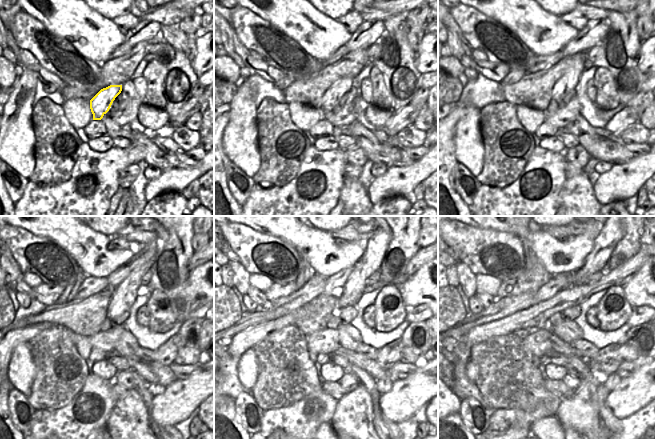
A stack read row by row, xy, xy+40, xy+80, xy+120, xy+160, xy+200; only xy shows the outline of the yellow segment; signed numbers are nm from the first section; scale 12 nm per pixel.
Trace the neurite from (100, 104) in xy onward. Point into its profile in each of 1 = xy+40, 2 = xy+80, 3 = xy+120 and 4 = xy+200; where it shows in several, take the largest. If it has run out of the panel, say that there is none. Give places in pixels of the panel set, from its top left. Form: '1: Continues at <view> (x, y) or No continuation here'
1: Continues at xy+40 (333, 94)
2: Continues at xy+80 (568, 82)
3: Continues at xy+120 (126, 292)
4: Continues at xy+200 (608, 238).

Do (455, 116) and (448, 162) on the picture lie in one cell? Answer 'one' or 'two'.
one

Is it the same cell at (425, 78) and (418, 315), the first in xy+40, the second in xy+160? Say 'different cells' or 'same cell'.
same cell

